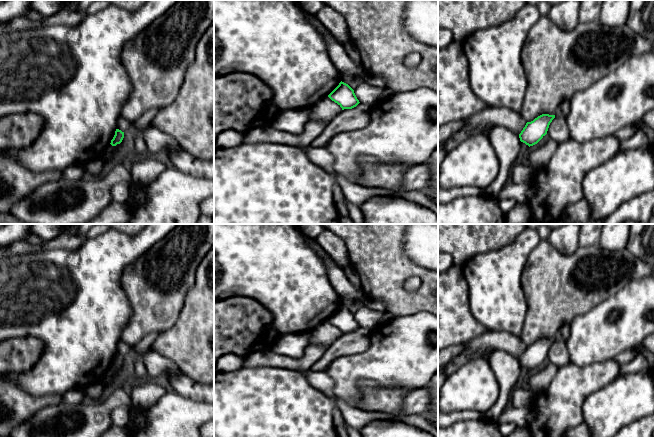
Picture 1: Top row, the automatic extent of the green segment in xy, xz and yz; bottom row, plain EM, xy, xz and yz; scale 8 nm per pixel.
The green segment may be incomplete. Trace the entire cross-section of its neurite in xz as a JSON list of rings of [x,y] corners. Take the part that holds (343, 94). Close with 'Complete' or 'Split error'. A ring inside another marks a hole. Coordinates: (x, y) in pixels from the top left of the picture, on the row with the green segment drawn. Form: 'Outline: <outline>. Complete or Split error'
Outline: [[[340,82],[339,85],[328,95],[328,97],[337,103],[342,110],[352,109],[360,102],[357,99],[354,90],[346,83]]]. Complete

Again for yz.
Outline: [[[542,114],[531,122],[527,122],[521,133],[520,141],[526,145],[533,146],[537,144],[546,134],[550,123],[555,115]]]. Complete

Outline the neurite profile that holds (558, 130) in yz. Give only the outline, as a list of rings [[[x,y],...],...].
[[[555,116],[549,125],[547,134],[550,139],[554,140],[558,144],[567,141],[570,138],[570,134],[565,117]]]

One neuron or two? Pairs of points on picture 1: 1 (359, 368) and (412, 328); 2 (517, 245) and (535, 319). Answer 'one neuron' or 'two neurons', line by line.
1: one neuron
2: two neurons

